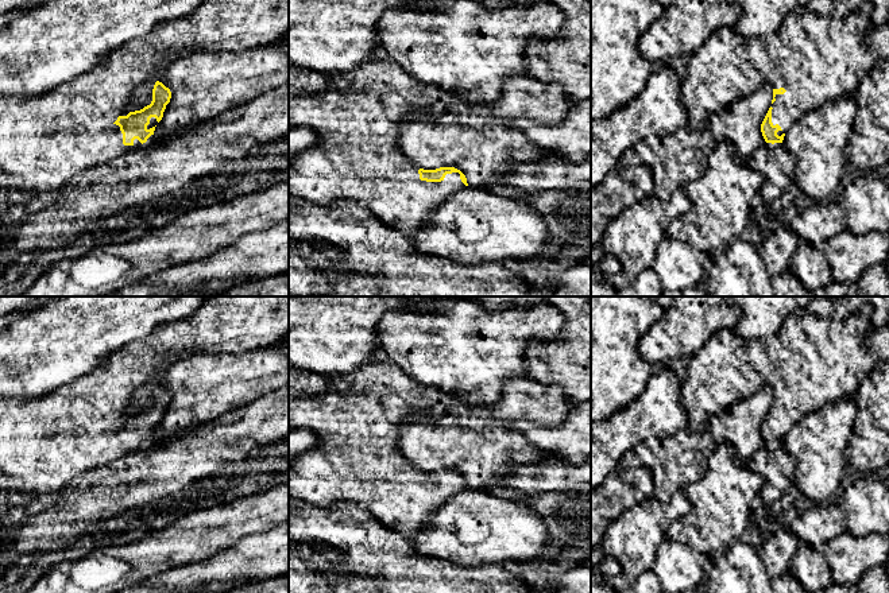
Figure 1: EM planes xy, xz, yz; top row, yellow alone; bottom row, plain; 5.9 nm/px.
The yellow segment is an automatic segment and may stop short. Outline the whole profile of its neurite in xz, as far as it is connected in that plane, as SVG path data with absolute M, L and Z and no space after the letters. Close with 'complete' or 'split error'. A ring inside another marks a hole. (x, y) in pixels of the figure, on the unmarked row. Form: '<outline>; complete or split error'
M368 363L348 373L332 375L331 389L320 396L289 396L289 429L313 431L320 446L297 457L289 465L289 493L325 507L336 501L352 501L370 511L384 527L414 539L422 523L452 496L468 488L465 477L455 469L418 470L398 446L402 425L413 415L440 416L457 411L455 398L434 385L424 385L391 363Z; split error

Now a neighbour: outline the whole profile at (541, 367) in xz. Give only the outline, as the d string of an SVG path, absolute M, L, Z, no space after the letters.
M545 296L564 317L558 340L544 344L533 338L526 349L527 379L544 385L560 385L572 403L591 400L591 301L585 296Z

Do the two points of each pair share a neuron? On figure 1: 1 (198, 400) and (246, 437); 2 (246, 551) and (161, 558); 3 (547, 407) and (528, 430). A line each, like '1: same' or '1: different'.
1: different
2: different
3: different

